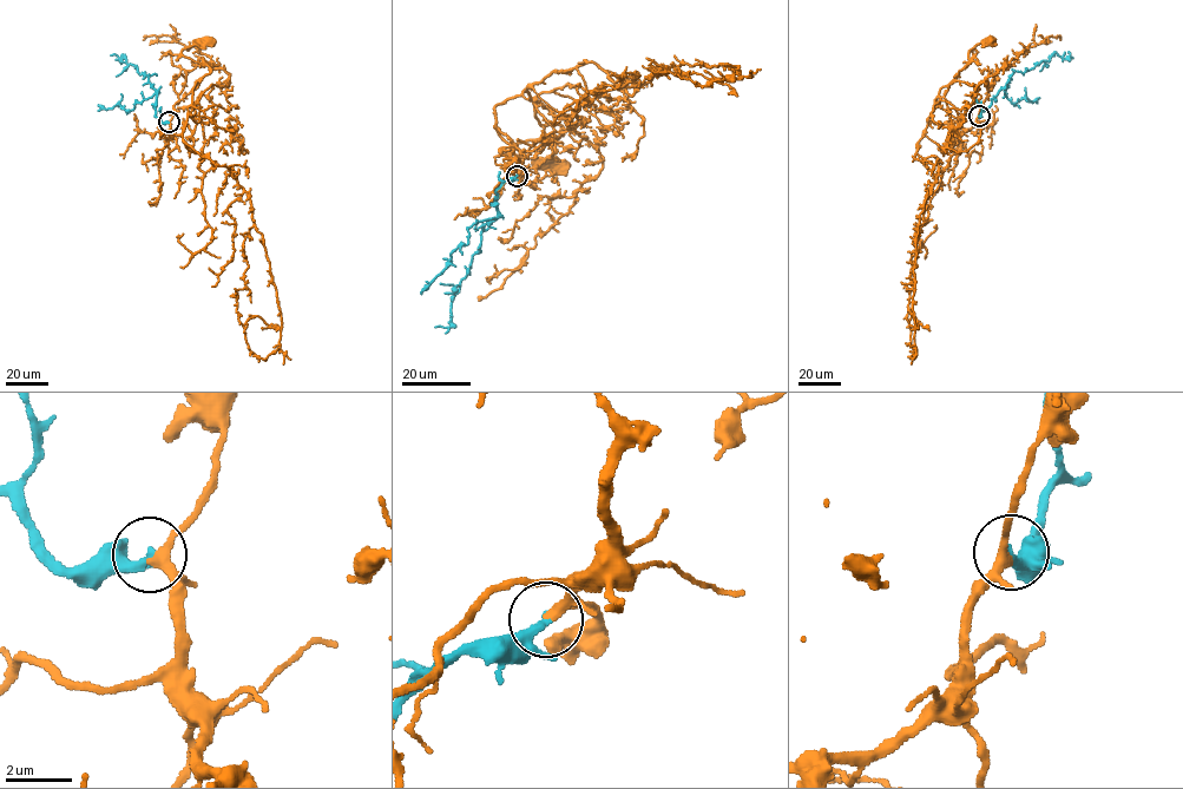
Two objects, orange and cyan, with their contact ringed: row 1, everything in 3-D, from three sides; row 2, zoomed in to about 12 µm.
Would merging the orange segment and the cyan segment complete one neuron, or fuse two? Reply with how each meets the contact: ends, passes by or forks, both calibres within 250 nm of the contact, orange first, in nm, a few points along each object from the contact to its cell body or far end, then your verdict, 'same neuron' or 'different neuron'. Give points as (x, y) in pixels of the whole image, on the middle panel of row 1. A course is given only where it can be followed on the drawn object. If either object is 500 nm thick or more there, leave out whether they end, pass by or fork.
orange forks there; cyan ends there; 240 nm thick on the orange side, 320 nm on the other; orange runs (517, 175), (523, 153), (499, 135), (494, 109), (525, 90), (541, 124), (562, 131), (513, 152), (558, 166); cyan runs (516, 176), (495, 191), (497, 217), (485, 224), (470, 274), (461, 280), (452, 301), (451, 327), (435, 327); same neuron

